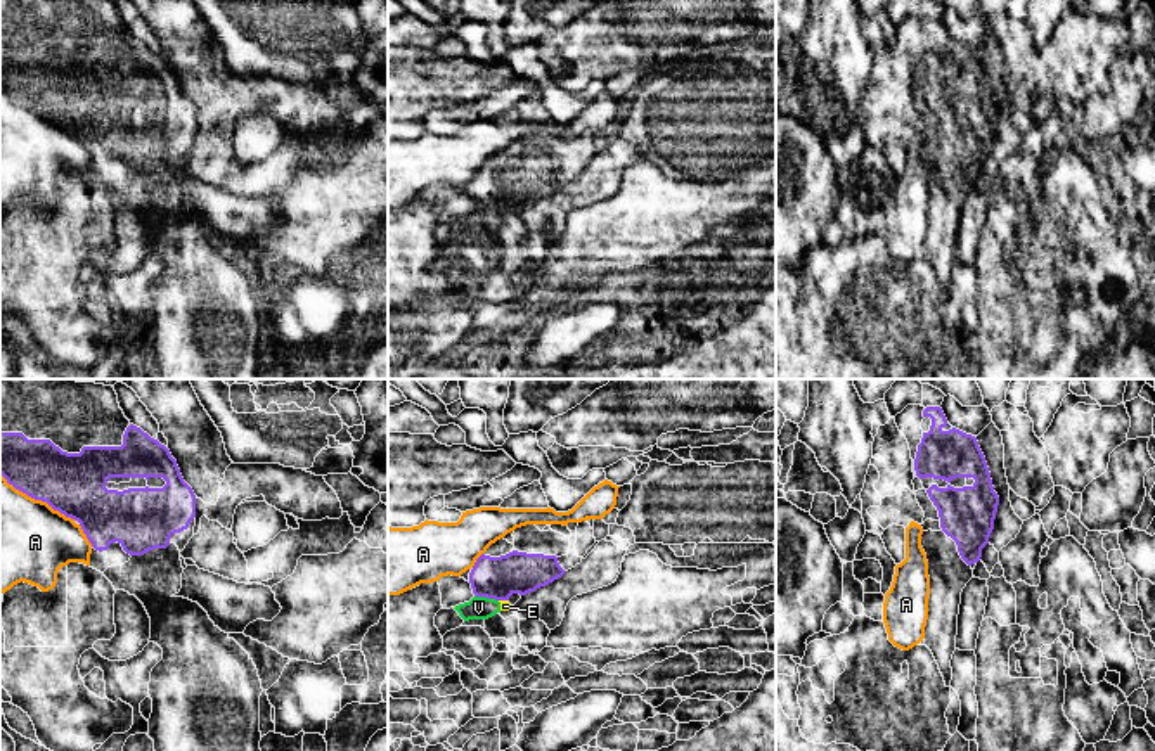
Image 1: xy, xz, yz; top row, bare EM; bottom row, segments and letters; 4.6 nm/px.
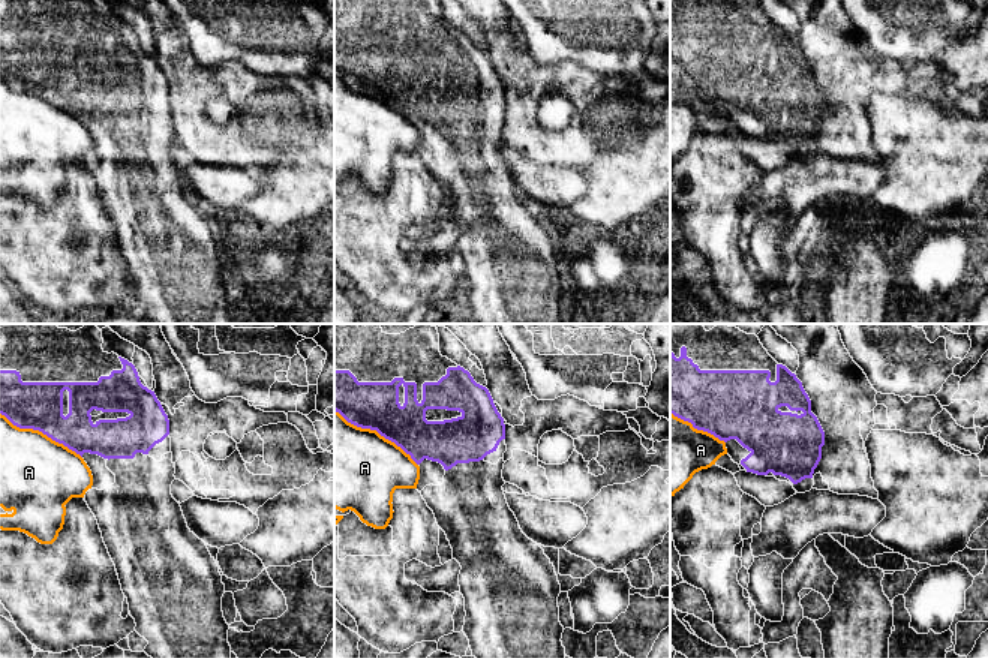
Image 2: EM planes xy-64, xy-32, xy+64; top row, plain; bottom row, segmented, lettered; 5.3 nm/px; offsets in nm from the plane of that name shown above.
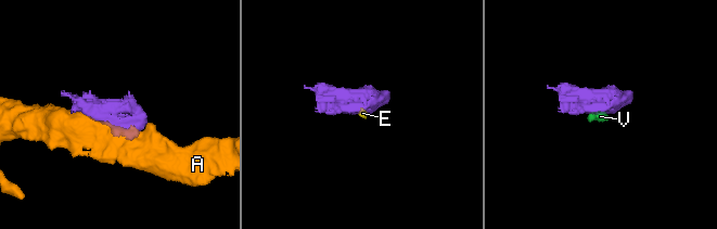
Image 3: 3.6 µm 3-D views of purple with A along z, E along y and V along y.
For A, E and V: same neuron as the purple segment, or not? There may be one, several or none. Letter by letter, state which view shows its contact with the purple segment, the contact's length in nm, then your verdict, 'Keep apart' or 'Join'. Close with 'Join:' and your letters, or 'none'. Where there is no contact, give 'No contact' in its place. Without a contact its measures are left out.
A: Touches purple in xy. Shared border 420 nm. Keep apart
E: Touches purple in xz. Shared border 40 nm. Keep apart
V: Touches purple in xz. Shared border 120 nm. Keep apart
Join: none

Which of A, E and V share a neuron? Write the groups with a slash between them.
A / E V

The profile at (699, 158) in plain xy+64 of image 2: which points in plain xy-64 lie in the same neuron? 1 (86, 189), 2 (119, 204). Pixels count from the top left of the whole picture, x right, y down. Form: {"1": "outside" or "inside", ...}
{"1": "inside", "2": "outside"}

